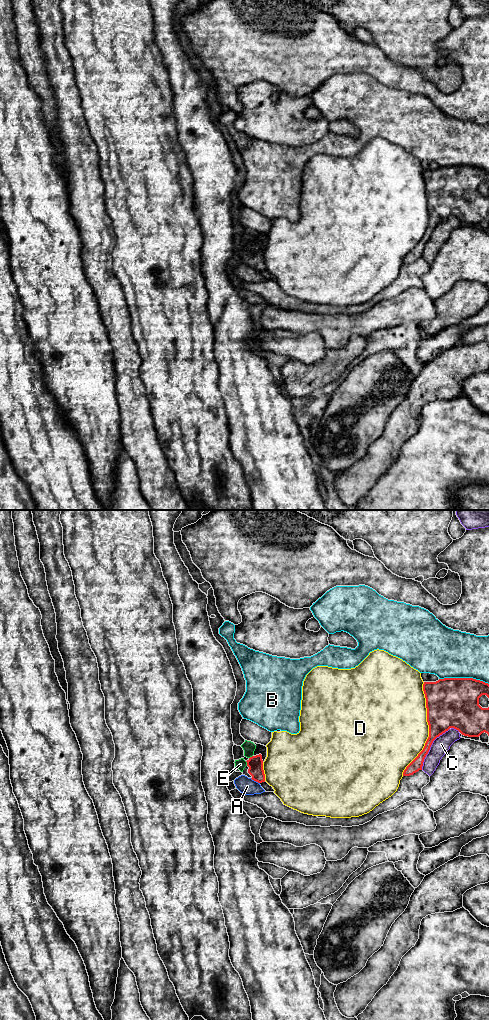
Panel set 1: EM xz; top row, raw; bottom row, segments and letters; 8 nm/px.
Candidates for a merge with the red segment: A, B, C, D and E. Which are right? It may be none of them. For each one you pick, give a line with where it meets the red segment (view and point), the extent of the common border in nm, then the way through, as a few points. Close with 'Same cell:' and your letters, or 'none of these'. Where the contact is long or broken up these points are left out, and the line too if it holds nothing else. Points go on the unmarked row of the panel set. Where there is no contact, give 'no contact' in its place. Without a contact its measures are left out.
E: meets red in xz at (247, 251); contact 40 nm long
Same cell: E

